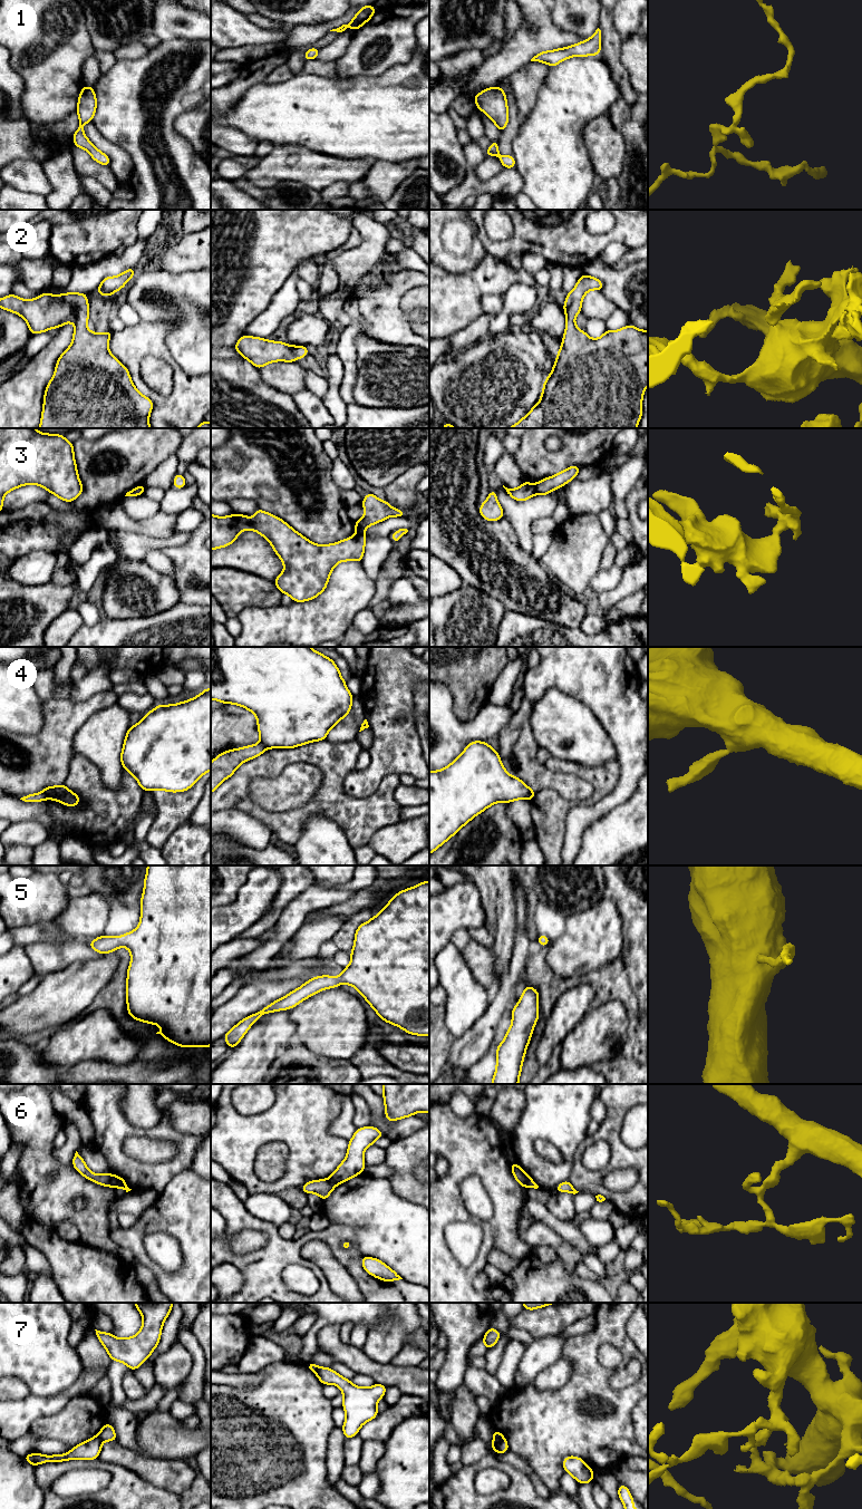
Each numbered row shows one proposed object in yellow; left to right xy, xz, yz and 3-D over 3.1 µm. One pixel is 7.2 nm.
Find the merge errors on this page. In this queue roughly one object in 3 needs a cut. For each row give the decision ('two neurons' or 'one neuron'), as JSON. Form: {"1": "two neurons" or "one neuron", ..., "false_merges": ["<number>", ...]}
{"1": "one neuron", "2": "one neuron", "3": "two neurons", "4": "two neurons", "5": "one neuron", "6": "two neurons", "7": "two neurons", "false_merges": ["3", "4", "6", "7"]}

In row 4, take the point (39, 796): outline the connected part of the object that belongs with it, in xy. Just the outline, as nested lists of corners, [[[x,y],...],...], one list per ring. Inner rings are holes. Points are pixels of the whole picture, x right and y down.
[[[42,792],[36,793],[36,794],[27,794],[26,796],[21,797],[20,800],[25,801],[25,802],[41,802],[41,801],[46,801],[47,797]]]

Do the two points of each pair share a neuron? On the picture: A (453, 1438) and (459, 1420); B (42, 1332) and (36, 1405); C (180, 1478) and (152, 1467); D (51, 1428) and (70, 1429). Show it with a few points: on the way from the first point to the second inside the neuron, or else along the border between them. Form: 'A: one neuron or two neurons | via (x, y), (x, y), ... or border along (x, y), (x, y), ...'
A: two neurons | border along (448, 1422), (461, 1439), (470, 1439), (475, 1434)
B: two neurons | border along (63, 1391), (52, 1396), (30, 1395)
C: one neuron | via (173, 1474), (158, 1471)
D: one neuron | via (56, 1428), (66, 1428)

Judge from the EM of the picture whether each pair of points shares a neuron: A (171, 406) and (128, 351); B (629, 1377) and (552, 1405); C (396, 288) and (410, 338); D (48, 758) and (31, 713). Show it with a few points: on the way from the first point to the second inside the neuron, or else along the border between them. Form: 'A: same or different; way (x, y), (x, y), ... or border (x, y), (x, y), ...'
A: same; way (155, 397), (136, 379), (134, 367)
B: different; border (607, 1380), (616, 1389), (622, 1389), (635, 1382)
C: same; way (394, 300), (394, 321), (398, 326)
D: different; border (41, 706), (42, 727), (38, 732), (11, 732)

